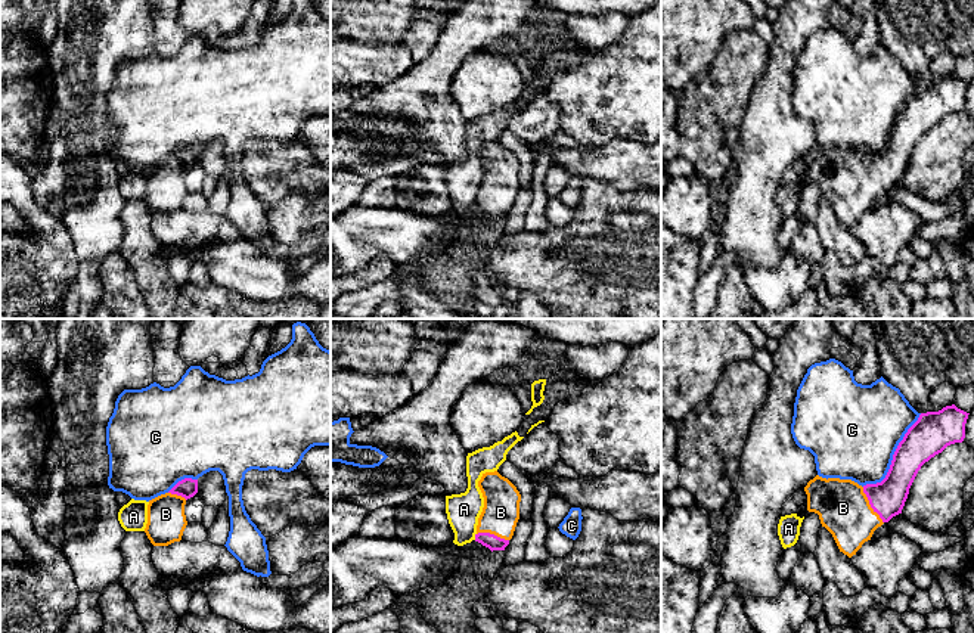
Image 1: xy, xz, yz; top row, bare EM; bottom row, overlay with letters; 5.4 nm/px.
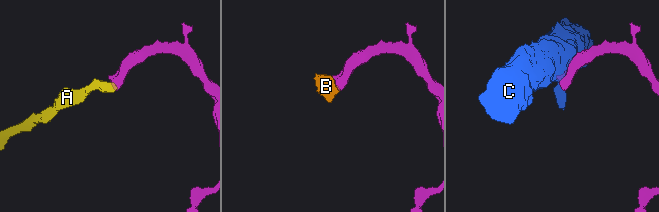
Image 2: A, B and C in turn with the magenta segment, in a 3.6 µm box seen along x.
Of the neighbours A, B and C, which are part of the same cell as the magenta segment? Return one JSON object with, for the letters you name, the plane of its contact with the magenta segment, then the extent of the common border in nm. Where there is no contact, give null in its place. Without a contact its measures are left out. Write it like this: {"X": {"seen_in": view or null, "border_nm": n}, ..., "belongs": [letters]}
{"B": {"seen_in": "yz", "border_nm": 240}, "belongs": ["B"]}

